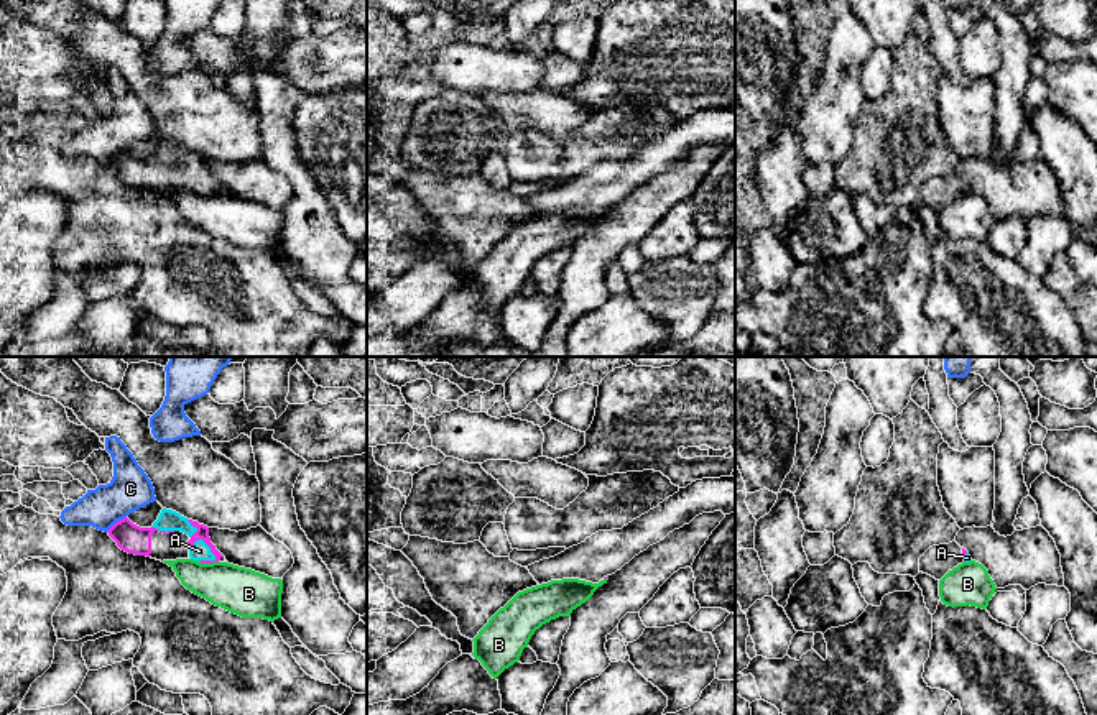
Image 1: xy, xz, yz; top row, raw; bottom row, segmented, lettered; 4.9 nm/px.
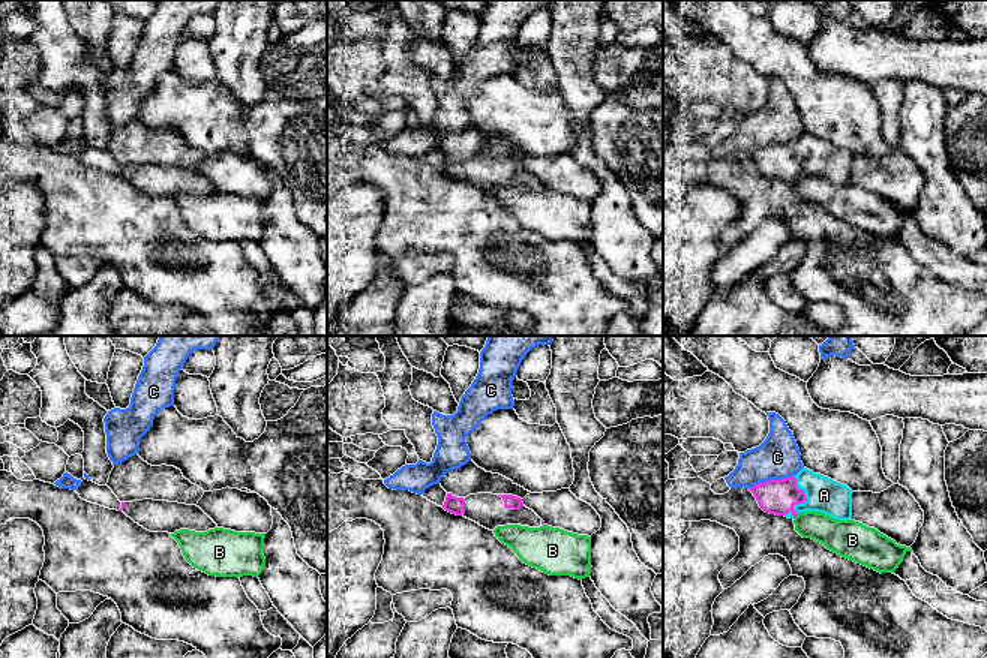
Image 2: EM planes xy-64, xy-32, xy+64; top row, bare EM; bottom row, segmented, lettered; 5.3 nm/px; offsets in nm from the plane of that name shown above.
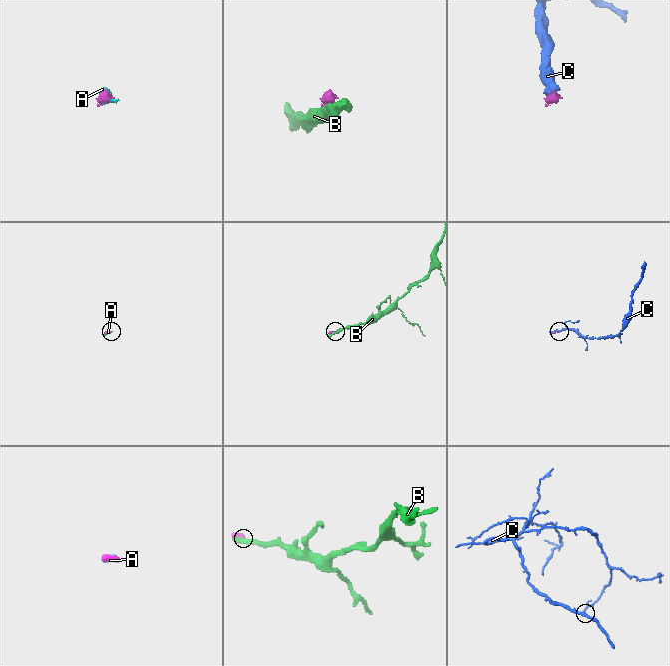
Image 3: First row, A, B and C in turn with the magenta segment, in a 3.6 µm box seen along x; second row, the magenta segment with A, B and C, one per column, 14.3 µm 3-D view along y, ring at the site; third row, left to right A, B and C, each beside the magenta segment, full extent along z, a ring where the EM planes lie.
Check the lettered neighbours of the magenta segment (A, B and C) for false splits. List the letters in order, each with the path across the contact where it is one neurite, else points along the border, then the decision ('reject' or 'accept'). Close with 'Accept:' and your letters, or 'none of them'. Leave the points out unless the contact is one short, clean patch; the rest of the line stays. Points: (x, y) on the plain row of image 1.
A: accept
B: border xy (199, 193), (217, 194); reject
C: border xy (125, 148), (106, 163); reject
Accept: A

